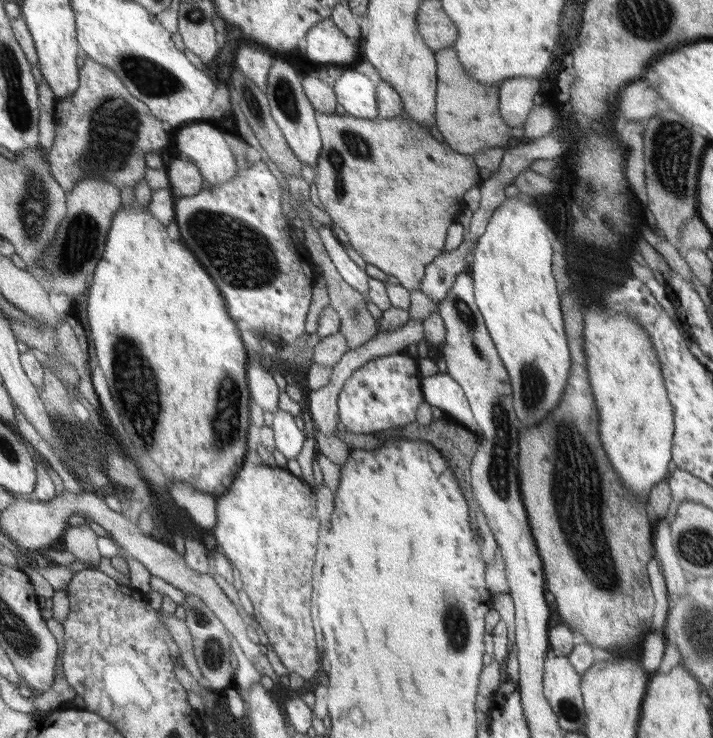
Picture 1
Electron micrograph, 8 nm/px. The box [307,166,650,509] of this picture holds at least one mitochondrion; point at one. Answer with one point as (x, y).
(501, 461)

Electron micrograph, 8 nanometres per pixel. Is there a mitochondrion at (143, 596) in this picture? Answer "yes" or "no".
no

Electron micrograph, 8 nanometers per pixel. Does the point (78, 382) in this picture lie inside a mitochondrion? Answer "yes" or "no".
no

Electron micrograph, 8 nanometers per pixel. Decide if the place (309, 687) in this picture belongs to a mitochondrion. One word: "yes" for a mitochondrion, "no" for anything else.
no

